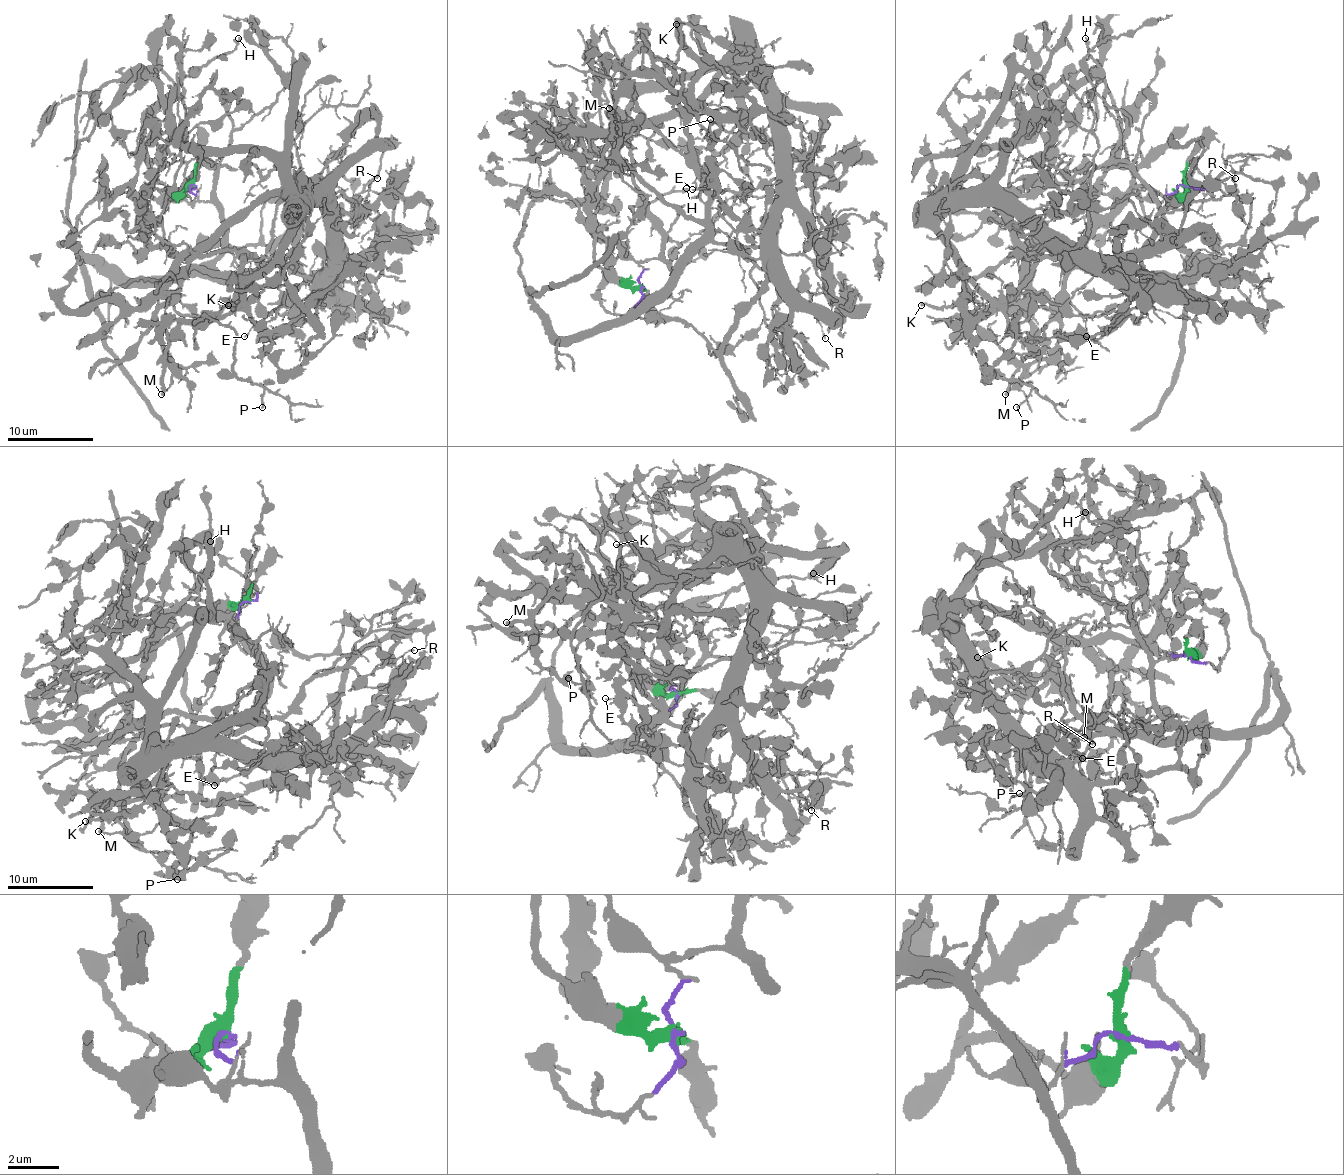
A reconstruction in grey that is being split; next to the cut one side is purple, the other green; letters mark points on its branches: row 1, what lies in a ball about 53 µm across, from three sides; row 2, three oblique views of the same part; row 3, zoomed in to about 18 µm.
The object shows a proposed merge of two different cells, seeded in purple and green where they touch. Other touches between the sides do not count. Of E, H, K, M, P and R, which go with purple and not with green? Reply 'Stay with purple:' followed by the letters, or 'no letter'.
Stay with purple: E, H, K, M, P, R

